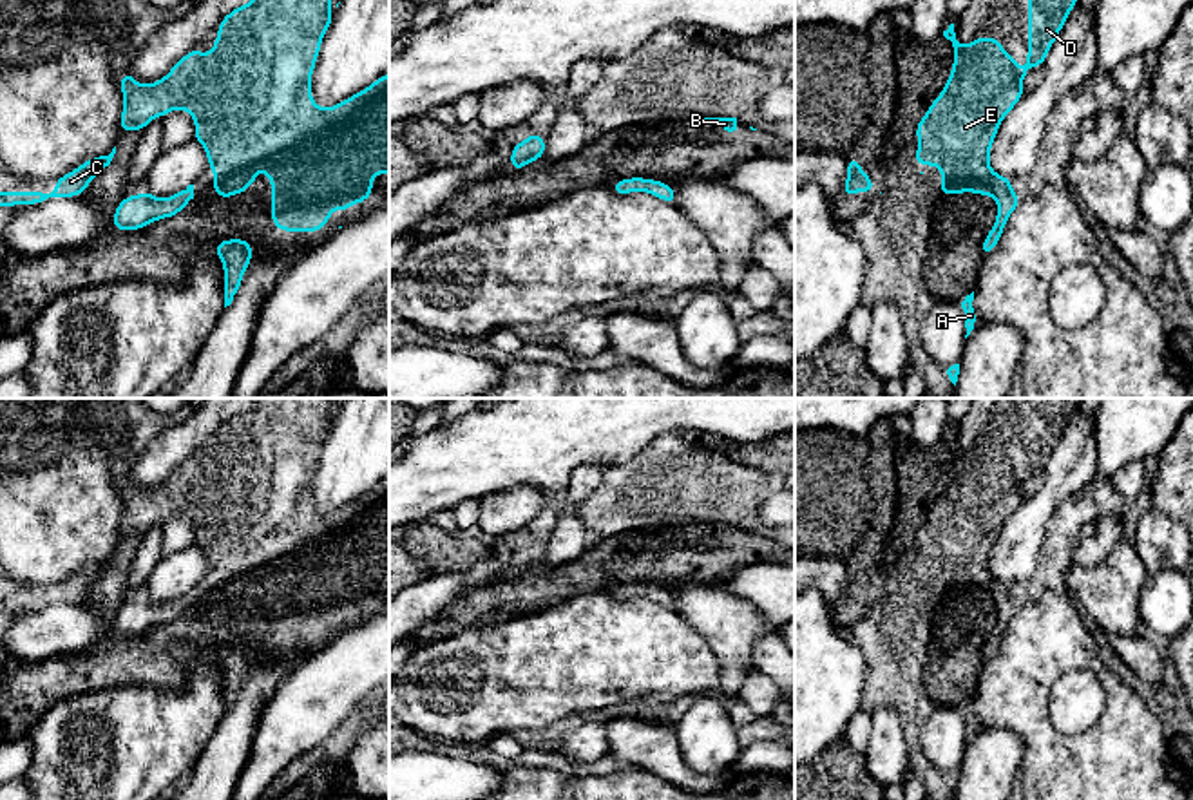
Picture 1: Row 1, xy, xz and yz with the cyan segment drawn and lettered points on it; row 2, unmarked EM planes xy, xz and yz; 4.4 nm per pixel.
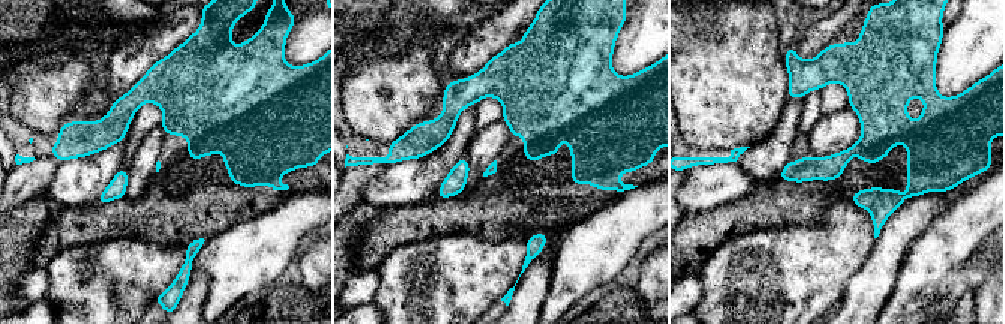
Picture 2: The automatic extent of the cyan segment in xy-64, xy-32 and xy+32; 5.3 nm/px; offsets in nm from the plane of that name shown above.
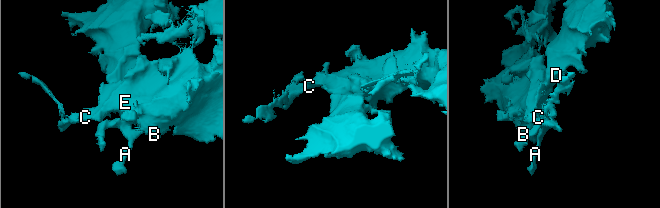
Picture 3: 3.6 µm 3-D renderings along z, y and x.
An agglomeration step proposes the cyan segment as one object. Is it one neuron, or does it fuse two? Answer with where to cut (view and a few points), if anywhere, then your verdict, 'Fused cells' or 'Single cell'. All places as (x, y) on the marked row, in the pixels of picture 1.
No split. Single cell

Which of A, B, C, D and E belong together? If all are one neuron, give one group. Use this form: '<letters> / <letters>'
A B C D E

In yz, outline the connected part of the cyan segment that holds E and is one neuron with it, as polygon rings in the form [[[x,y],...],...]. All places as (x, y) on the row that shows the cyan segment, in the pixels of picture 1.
[[[1028,0],[1028,54],[1026,69],[1016,65],[1016,58],[1003,51],[999,38],[979,38],[976,34],[970,45],[961,45],[954,33],[954,24],[943,31],[950,42],[956,58],[945,89],[934,98],[927,114],[916,125],[918,152],[911,157],[920,167],[931,165],[941,168],[943,195],[974,192],[992,195],[997,201],[997,215],[992,230],[981,243],[981,253],[987,257],[1001,239],[1010,214],[1021,203],[1012,188],[1012,181],[996,174],[990,165],[990,148],[1003,118],[1025,96],[1021,83],[1037,65],[1043,65],[1052,43],[1057,40],[1070,11],[1077,0]]]

